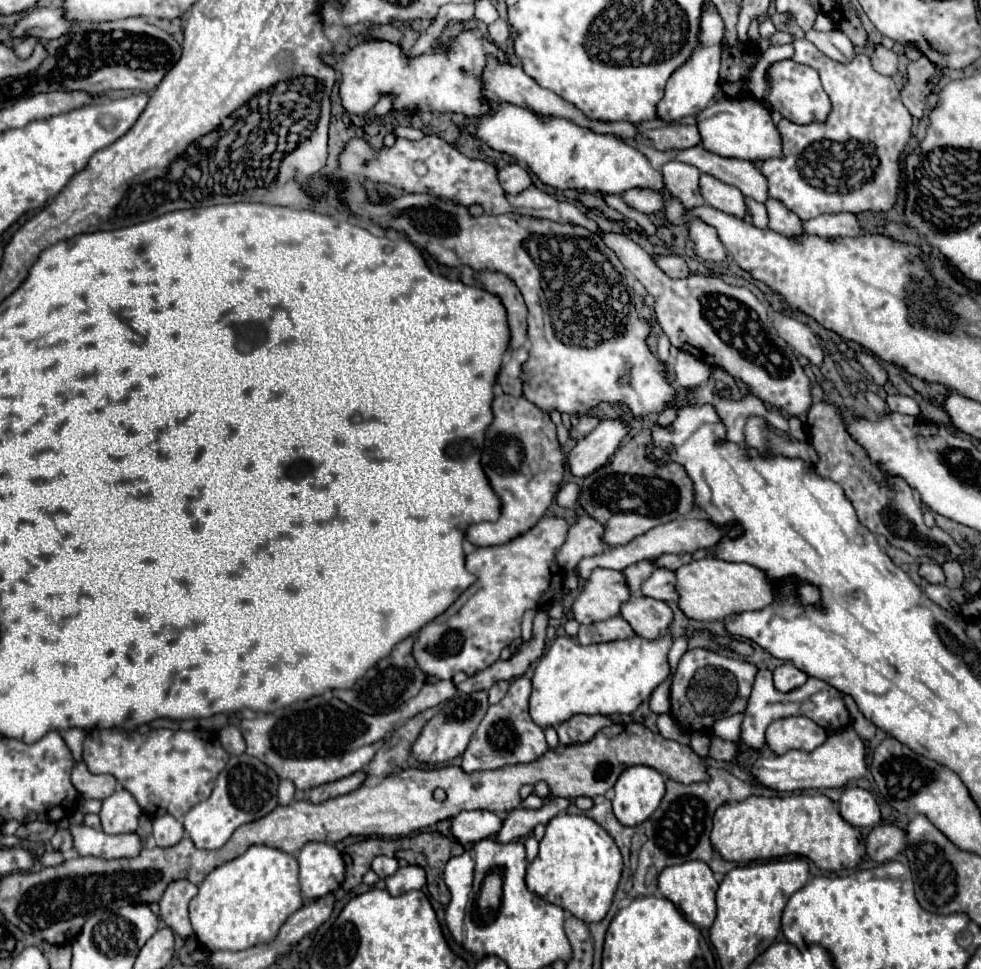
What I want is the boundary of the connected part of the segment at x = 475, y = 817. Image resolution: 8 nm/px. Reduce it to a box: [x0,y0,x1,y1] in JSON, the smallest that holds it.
[450,810,502,846]

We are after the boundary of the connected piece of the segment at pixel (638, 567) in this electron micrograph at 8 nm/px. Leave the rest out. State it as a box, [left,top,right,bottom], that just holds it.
[624,560,654,594]

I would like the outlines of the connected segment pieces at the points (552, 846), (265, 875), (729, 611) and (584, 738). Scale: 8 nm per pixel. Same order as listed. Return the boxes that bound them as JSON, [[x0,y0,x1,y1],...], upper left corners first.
[[524,814,622,924],[190,846,302,950],[676,556,774,620],[556,714,613,744]]

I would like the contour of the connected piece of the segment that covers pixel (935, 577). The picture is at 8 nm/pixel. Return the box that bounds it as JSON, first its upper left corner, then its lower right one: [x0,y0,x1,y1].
[920,562,946,584]

